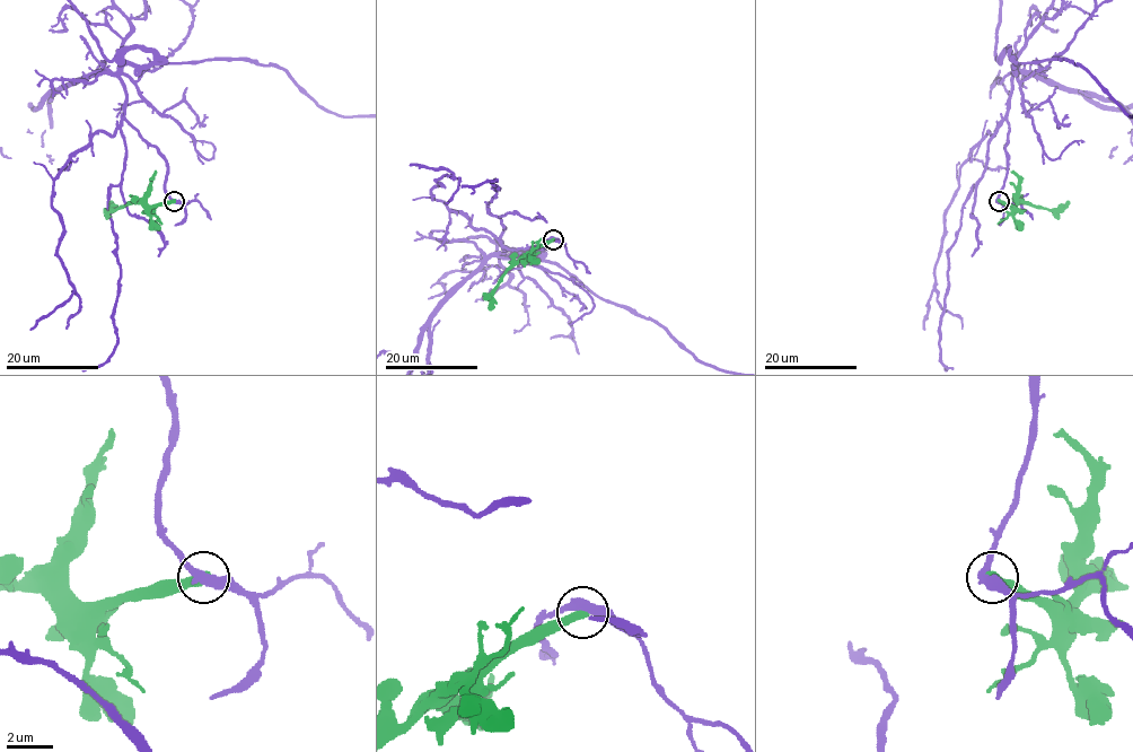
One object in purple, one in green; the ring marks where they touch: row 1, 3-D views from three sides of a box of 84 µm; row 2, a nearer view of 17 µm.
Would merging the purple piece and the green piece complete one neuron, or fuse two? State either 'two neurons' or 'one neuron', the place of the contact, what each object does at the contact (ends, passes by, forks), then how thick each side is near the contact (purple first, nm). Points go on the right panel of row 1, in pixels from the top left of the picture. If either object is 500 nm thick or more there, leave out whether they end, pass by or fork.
two neurons | (999, 201) | purple passes by | green ends | 400/480 nm

